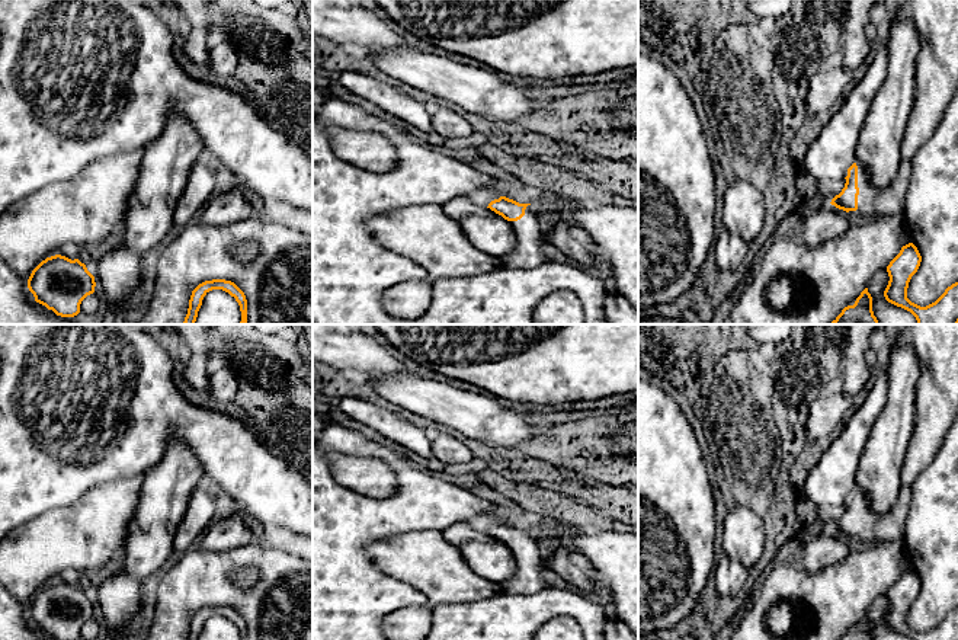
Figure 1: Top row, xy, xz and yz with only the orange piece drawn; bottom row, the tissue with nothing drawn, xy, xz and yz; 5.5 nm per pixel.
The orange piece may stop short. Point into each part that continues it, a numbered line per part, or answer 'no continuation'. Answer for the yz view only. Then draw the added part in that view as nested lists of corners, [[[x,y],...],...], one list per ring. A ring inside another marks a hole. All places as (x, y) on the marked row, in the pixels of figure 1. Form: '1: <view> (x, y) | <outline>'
1: yz (872, 202) | [[[901,160],[894,182],[887,188],[874,186],[865,169],[859,163],[856,166],[859,188],[858,209],[848,214],[856,221],[903,214],[911,176],[910,161]]]

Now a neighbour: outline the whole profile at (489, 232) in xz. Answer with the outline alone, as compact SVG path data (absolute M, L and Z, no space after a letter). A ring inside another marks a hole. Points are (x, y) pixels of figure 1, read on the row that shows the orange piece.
M467 196L454 198L442 208L462 227L477 249L496 257L515 249L518 239L510 223L490 208L480 207Z

